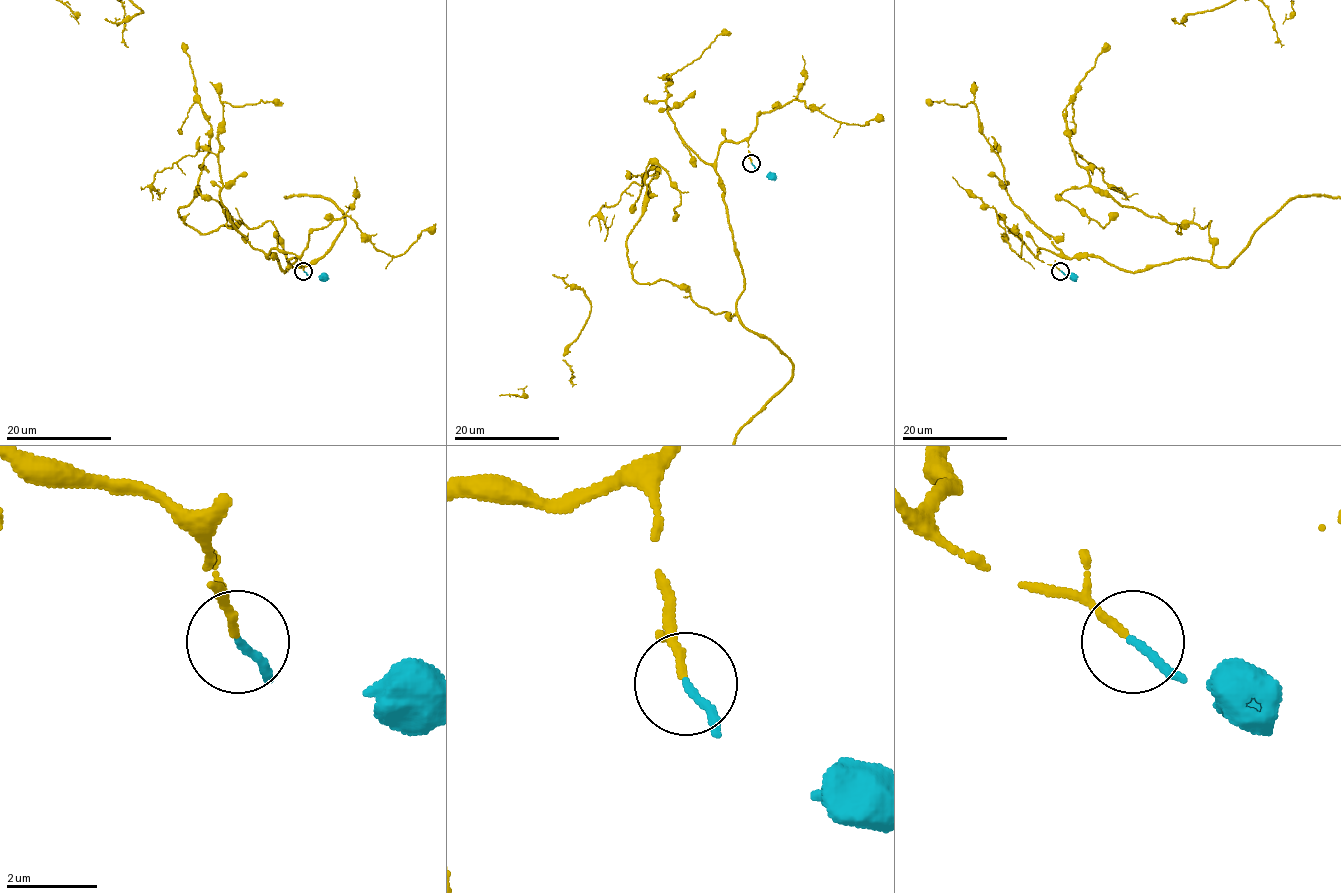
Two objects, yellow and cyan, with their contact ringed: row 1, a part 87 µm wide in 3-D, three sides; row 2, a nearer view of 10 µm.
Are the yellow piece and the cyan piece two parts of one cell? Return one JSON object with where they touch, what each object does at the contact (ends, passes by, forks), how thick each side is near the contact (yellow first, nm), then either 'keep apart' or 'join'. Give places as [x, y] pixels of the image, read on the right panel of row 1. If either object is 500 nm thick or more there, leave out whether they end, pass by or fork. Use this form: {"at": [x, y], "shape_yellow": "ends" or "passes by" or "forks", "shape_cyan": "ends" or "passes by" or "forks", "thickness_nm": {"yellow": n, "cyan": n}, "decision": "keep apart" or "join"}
{"at": [1060, 271], "shape_yellow": "ends", "shape_cyan": "ends", "thickness_nm": {"yellow": 160, "cyan": 180}, "decision": "join"}

